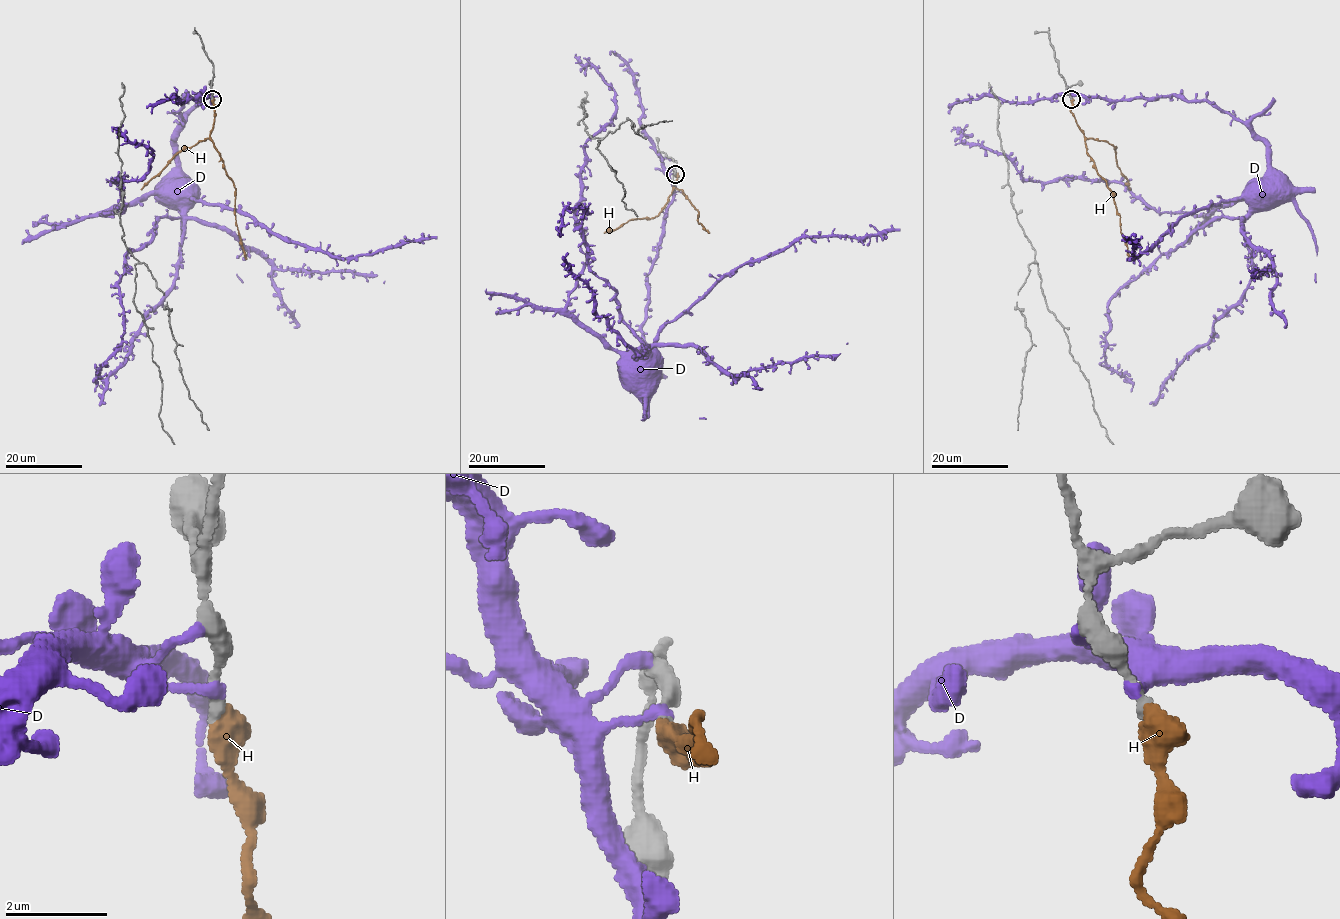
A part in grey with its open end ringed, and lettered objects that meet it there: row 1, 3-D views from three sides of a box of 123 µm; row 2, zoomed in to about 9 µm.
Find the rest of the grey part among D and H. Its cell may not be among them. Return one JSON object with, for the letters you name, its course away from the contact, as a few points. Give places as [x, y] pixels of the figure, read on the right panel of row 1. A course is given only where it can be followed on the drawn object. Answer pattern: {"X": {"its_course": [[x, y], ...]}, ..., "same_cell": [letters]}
{"H": {"its_course": [[1070, 98], [1070, 112], [1084, 135], [1087, 154], [1113, 196], [1129, 259]]}, "same_cell": ["H"]}

